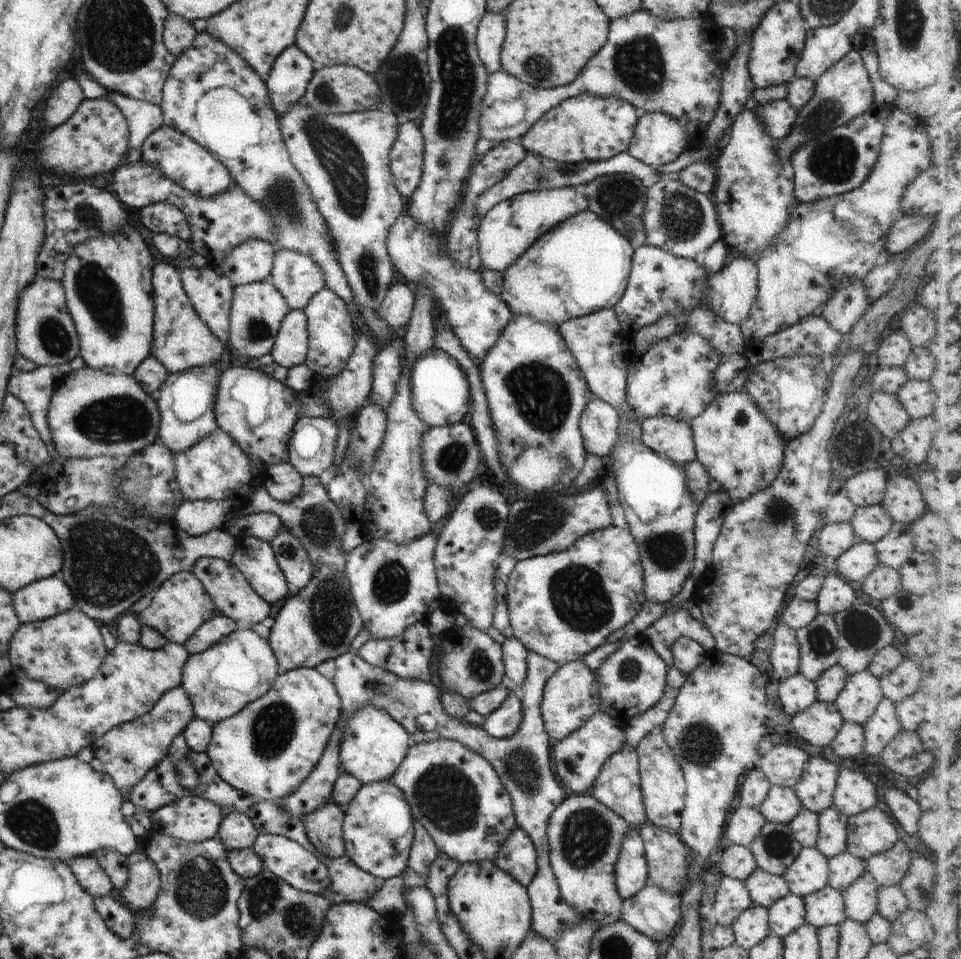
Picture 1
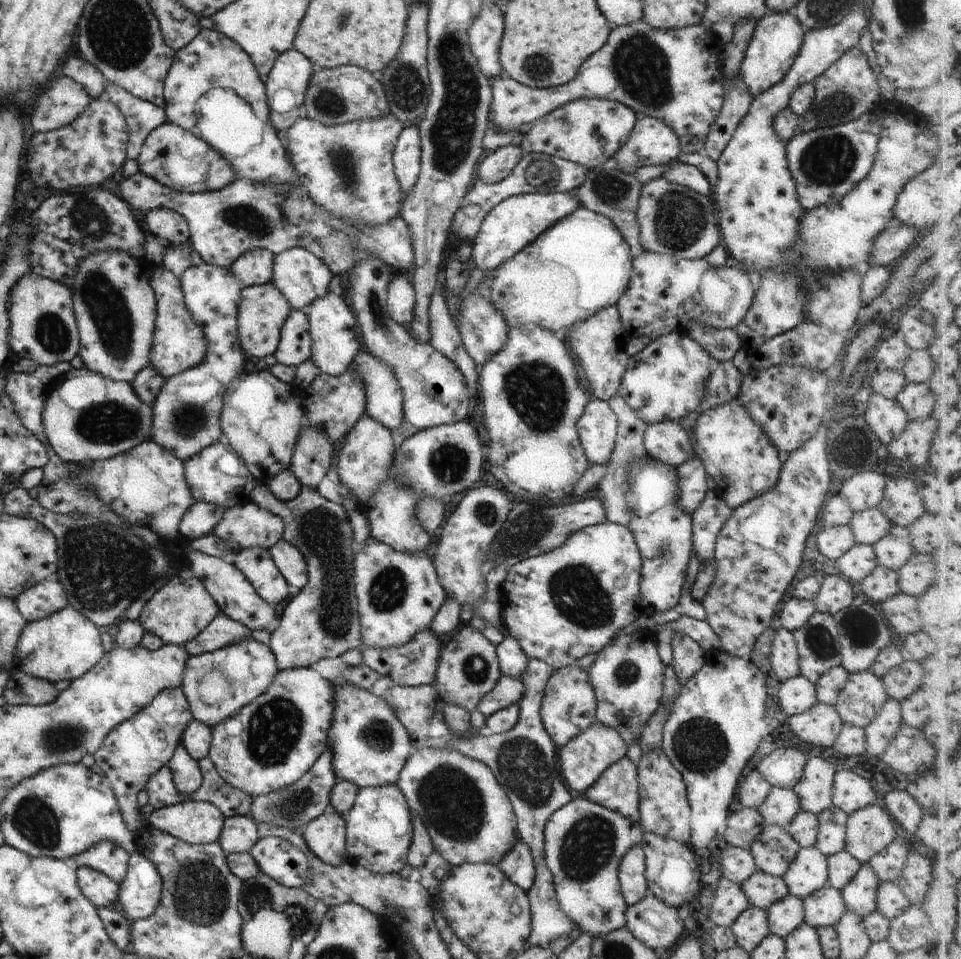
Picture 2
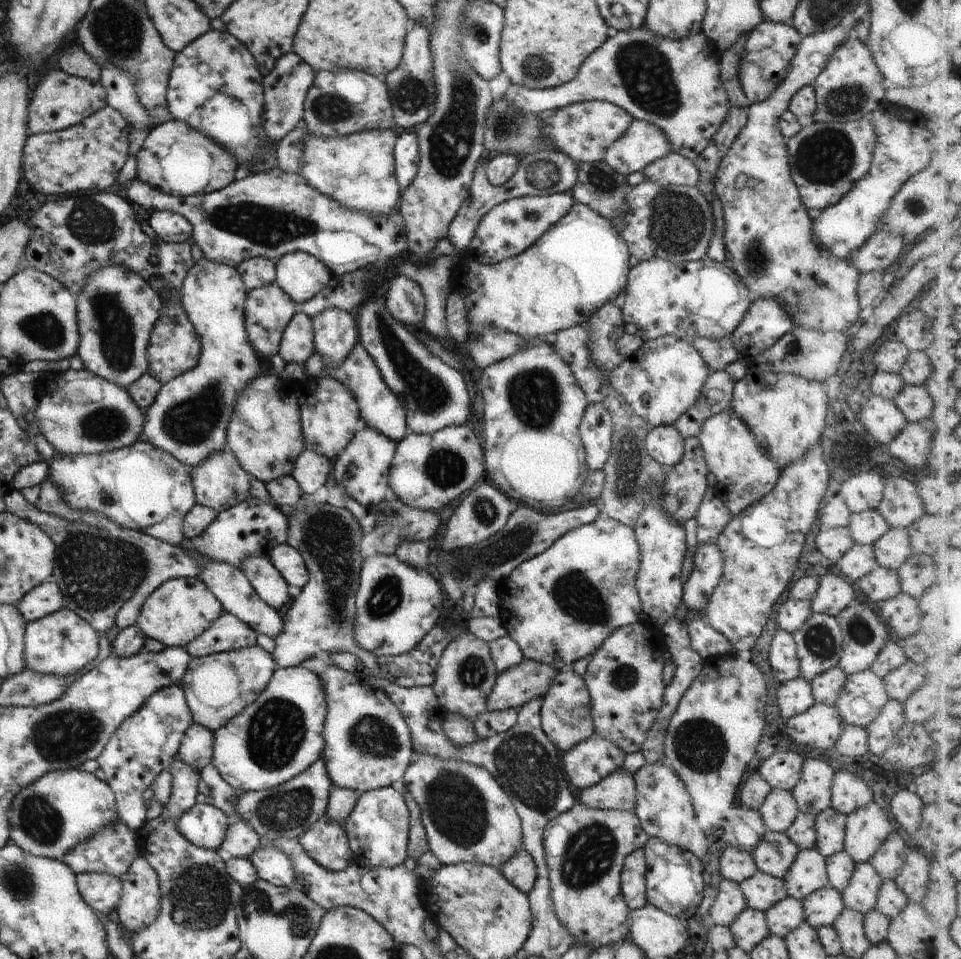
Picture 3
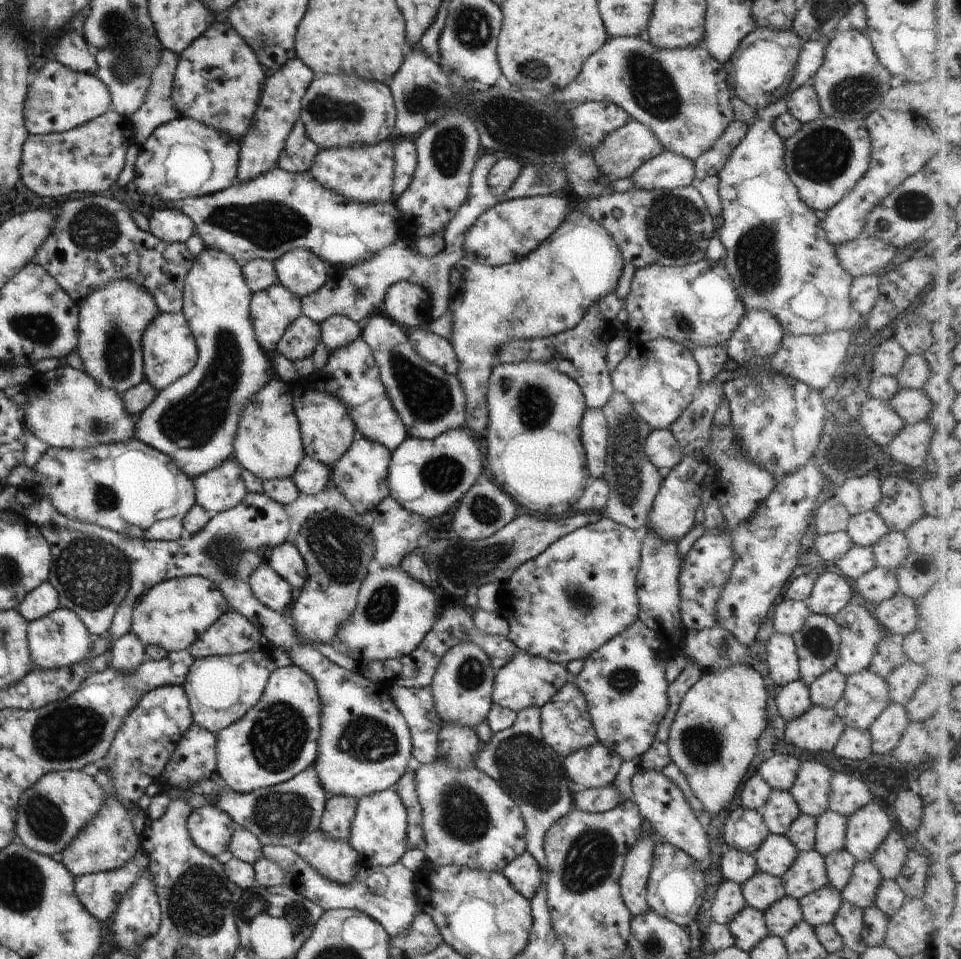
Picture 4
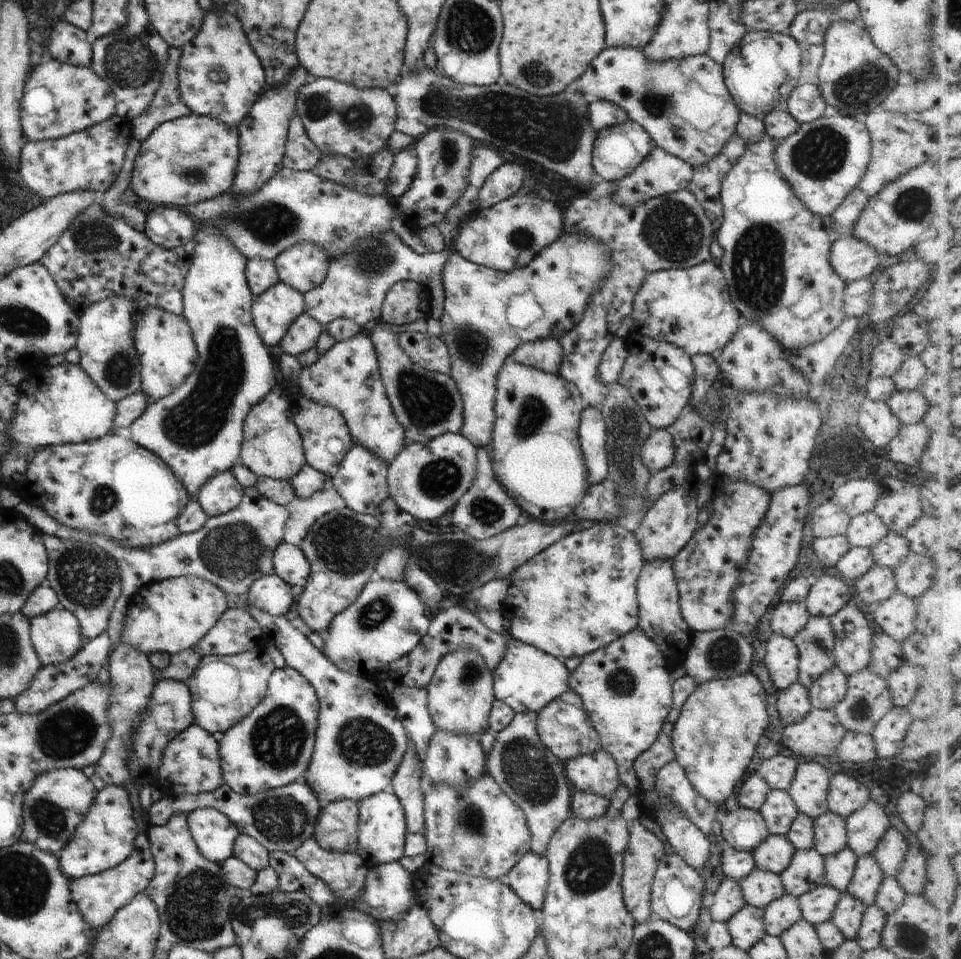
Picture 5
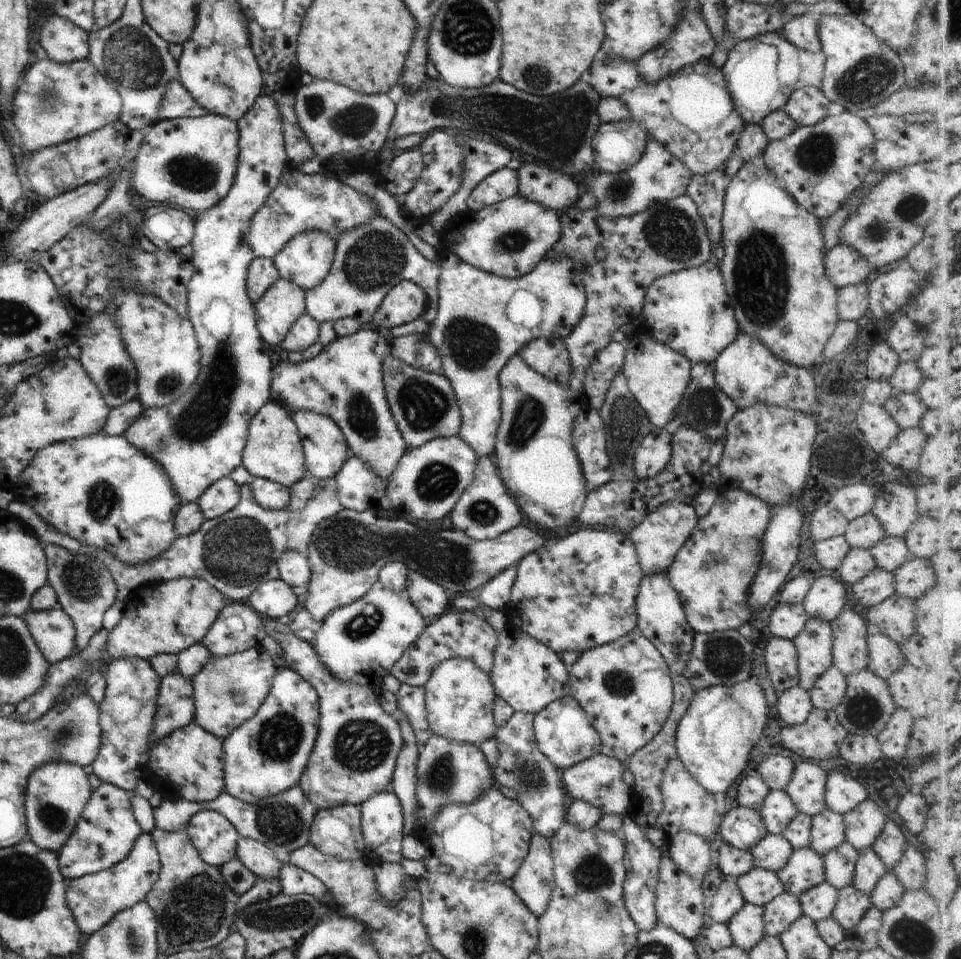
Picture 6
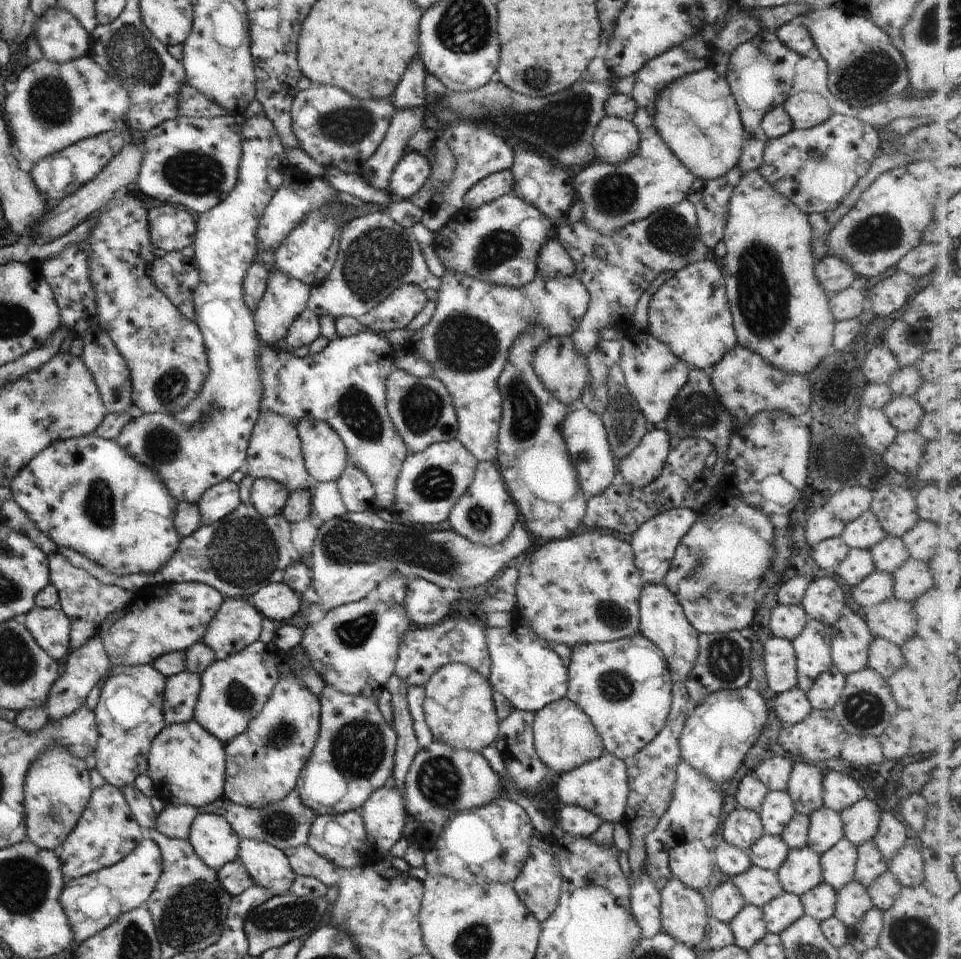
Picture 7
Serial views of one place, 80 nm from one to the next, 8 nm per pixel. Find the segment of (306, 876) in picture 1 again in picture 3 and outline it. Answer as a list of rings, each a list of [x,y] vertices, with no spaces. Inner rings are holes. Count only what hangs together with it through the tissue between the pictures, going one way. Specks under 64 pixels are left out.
[[[258,848],[250,860],[263,881],[277,887],[290,887],[295,881],[291,860],[277,848]]]

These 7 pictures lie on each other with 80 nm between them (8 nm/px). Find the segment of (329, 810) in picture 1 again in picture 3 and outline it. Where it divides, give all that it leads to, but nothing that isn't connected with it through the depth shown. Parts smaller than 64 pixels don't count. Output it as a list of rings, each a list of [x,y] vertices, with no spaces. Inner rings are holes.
[[[325,816],[320,817],[298,840],[304,852],[323,869],[338,873],[354,864],[347,832],[342,825]]]

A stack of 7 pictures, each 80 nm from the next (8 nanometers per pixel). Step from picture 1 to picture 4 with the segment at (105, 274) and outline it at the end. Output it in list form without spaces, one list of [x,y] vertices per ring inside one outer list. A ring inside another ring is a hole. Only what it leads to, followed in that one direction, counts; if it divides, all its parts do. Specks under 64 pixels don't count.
[[[127,279],[108,283],[78,302],[77,352],[84,372],[105,389],[124,394],[145,380],[143,365],[143,332],[160,312],[145,288]]]

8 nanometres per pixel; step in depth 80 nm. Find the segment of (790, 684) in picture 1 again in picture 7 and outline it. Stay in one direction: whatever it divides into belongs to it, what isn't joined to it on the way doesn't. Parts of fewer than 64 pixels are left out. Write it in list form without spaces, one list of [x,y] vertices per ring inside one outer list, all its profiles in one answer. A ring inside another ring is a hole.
[[[798,686],[774,697],[774,712],[780,727],[802,722],[812,709],[806,693]]]

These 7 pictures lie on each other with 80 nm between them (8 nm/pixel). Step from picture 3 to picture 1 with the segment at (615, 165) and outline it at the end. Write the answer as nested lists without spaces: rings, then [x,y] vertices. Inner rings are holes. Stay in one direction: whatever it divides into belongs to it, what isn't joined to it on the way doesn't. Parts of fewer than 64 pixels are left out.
[[[640,113],[636,123],[635,133],[628,145],[628,152],[645,165],[660,167],[668,162],[674,162],[685,147],[685,128],[675,118],[664,113]]]

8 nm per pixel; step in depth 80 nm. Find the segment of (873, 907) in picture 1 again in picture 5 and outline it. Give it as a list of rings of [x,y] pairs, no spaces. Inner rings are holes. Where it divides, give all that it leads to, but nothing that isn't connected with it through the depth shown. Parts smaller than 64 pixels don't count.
[[[874,855],[857,857],[852,880],[847,891],[867,907],[875,904],[876,893],[885,874]]]

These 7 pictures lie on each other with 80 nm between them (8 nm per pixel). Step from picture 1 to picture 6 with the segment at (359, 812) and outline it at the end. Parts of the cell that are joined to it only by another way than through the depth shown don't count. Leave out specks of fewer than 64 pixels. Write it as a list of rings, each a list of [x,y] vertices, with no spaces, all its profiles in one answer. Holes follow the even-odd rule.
[[[390,788],[373,794],[360,805],[361,829],[366,848],[370,848],[378,856],[380,863],[388,861],[398,865],[403,858],[401,853],[402,841],[407,832],[405,831],[402,809],[396,793]]]

